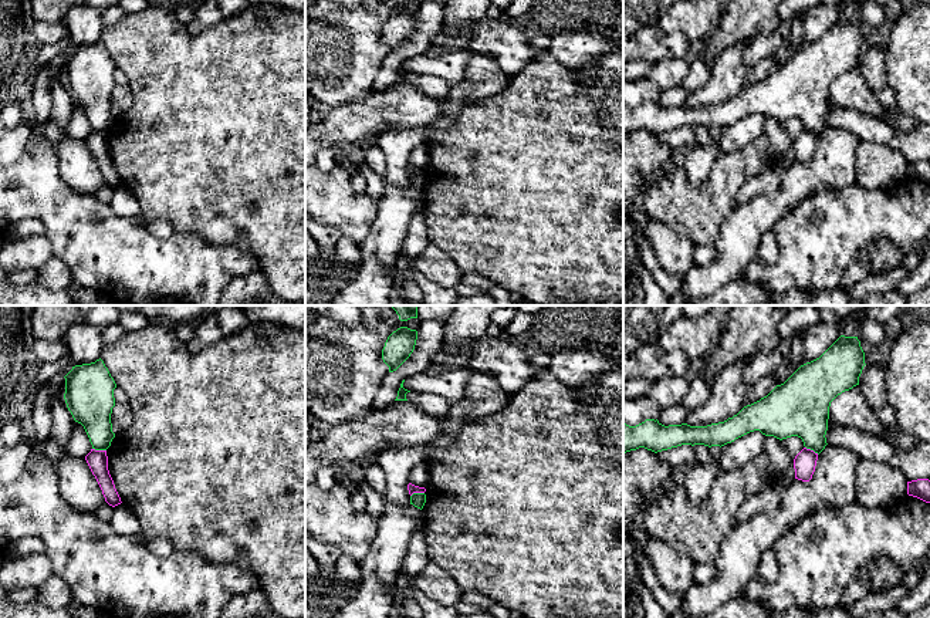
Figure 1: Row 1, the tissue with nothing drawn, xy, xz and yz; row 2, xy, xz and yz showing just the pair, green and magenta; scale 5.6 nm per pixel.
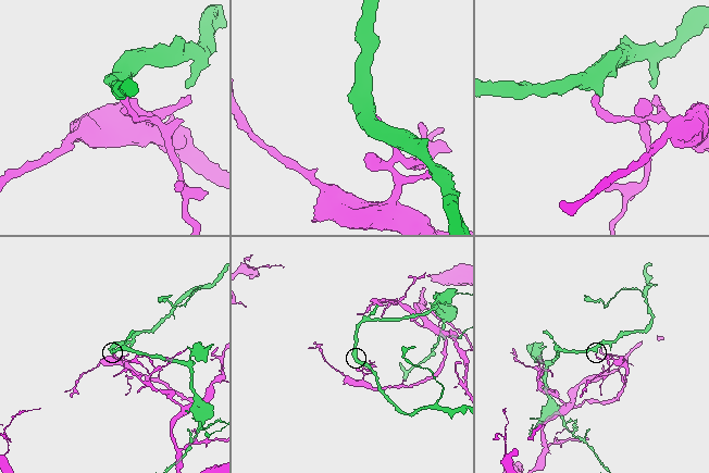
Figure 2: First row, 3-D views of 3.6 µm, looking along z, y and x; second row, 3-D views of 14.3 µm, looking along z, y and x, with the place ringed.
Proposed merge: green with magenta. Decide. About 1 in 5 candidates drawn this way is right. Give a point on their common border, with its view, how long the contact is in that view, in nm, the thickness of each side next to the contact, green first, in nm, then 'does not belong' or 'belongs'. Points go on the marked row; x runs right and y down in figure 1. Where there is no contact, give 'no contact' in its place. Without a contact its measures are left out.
contact xy (100, 449); length 80 nm; calibres 240 and 120 nm; does not belong

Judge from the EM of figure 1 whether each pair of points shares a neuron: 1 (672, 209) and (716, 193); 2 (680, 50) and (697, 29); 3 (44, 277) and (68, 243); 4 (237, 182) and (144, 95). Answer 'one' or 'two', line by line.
1: one
2: two
3: two
4: one

